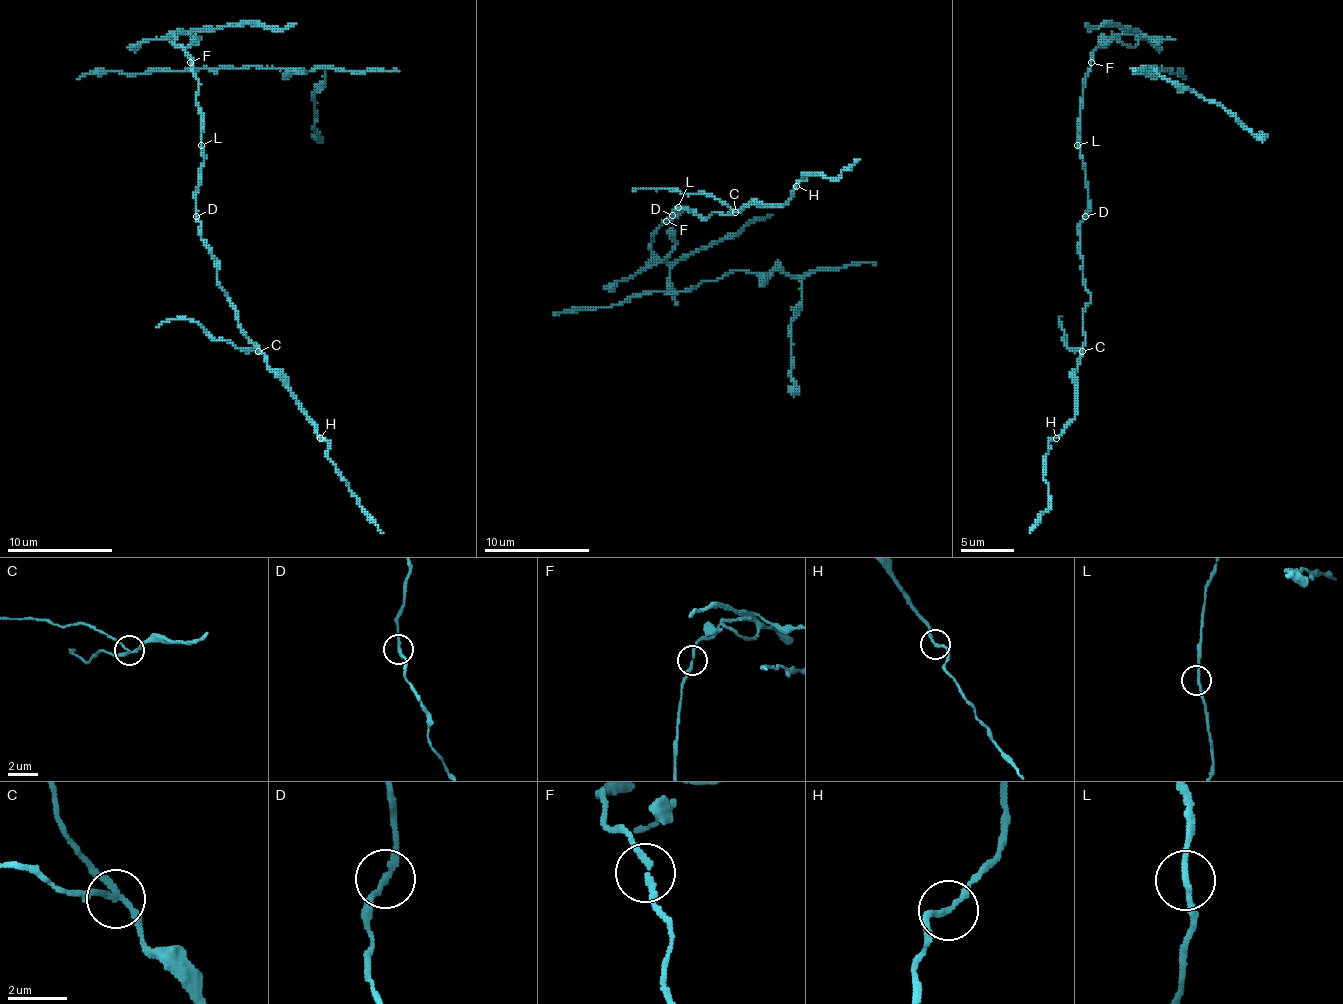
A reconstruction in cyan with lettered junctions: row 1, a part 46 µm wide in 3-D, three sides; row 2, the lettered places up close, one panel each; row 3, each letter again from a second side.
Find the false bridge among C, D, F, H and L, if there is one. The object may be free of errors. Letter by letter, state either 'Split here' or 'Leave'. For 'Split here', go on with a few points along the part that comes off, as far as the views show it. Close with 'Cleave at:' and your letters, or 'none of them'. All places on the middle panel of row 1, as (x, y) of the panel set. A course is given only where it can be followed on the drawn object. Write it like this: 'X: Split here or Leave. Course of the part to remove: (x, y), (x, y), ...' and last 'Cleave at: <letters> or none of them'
C: Split here. Course of the part to remove: (736, 212), (707, 194), (672, 188), (633, 191)
D: Leave
F: Leave
H: Leave
L: Leave
Cleave at: C

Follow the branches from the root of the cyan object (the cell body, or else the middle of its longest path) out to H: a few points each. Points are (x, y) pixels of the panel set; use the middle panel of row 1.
H: (678, 210), (672, 217), (688, 210), (704, 220), (751, 204), (783, 204), (796, 186)

